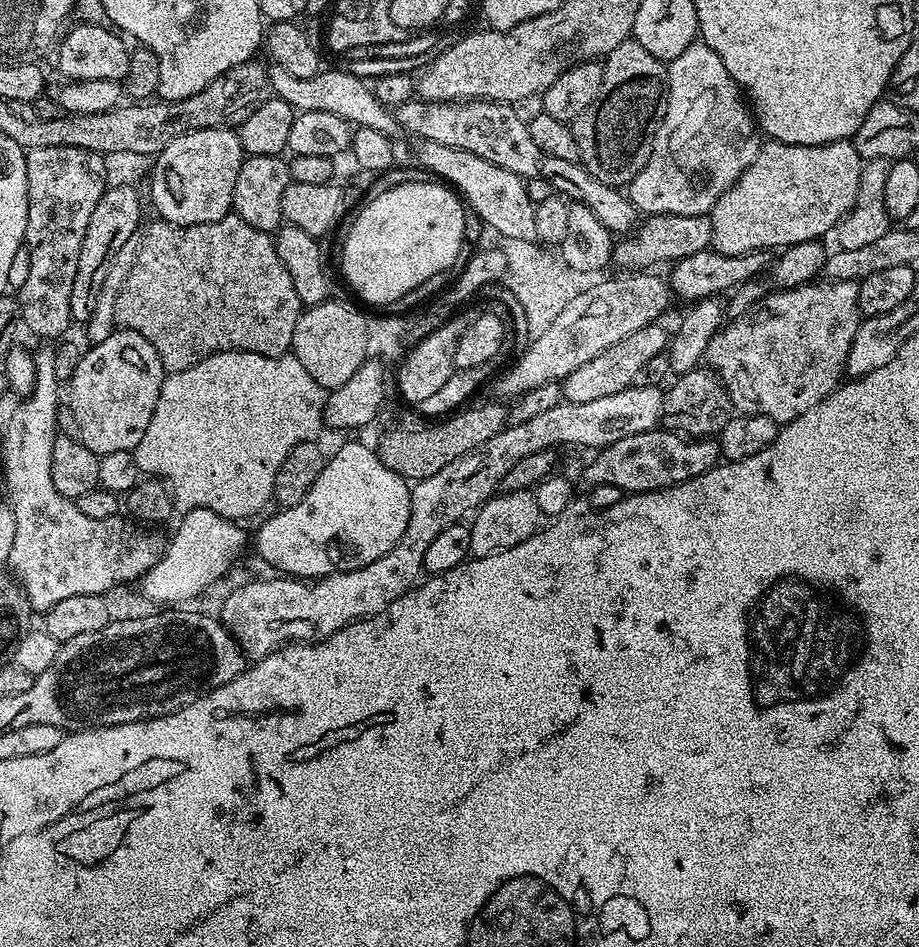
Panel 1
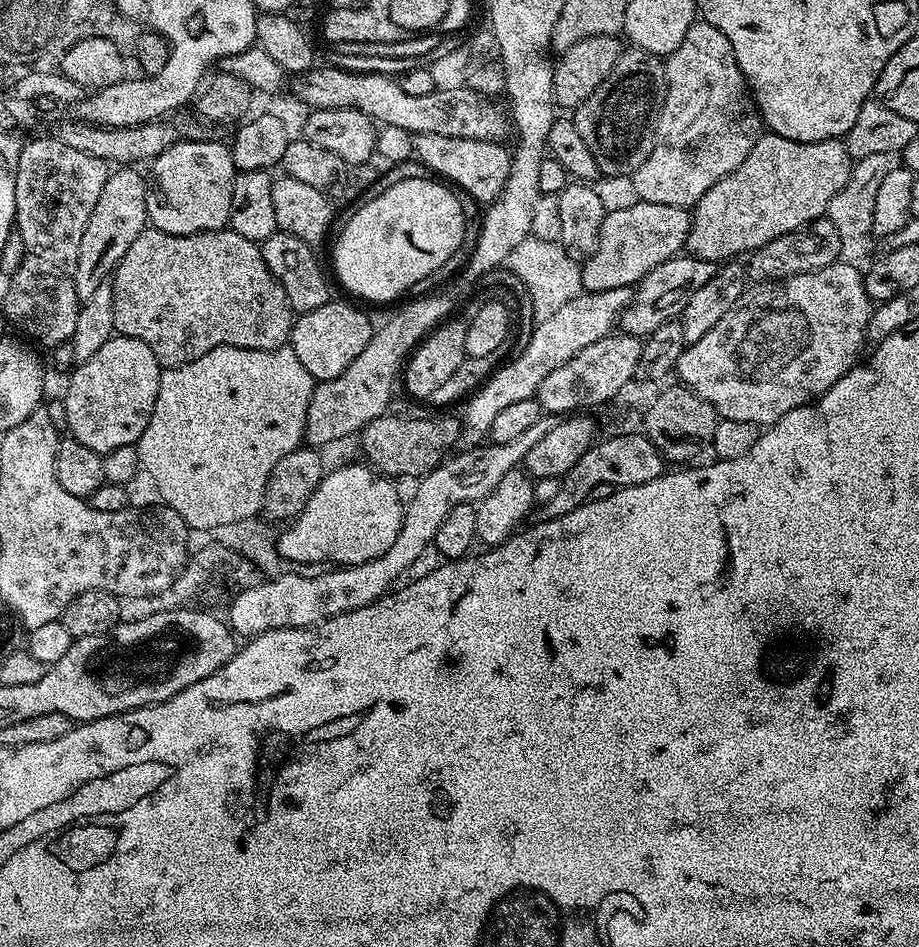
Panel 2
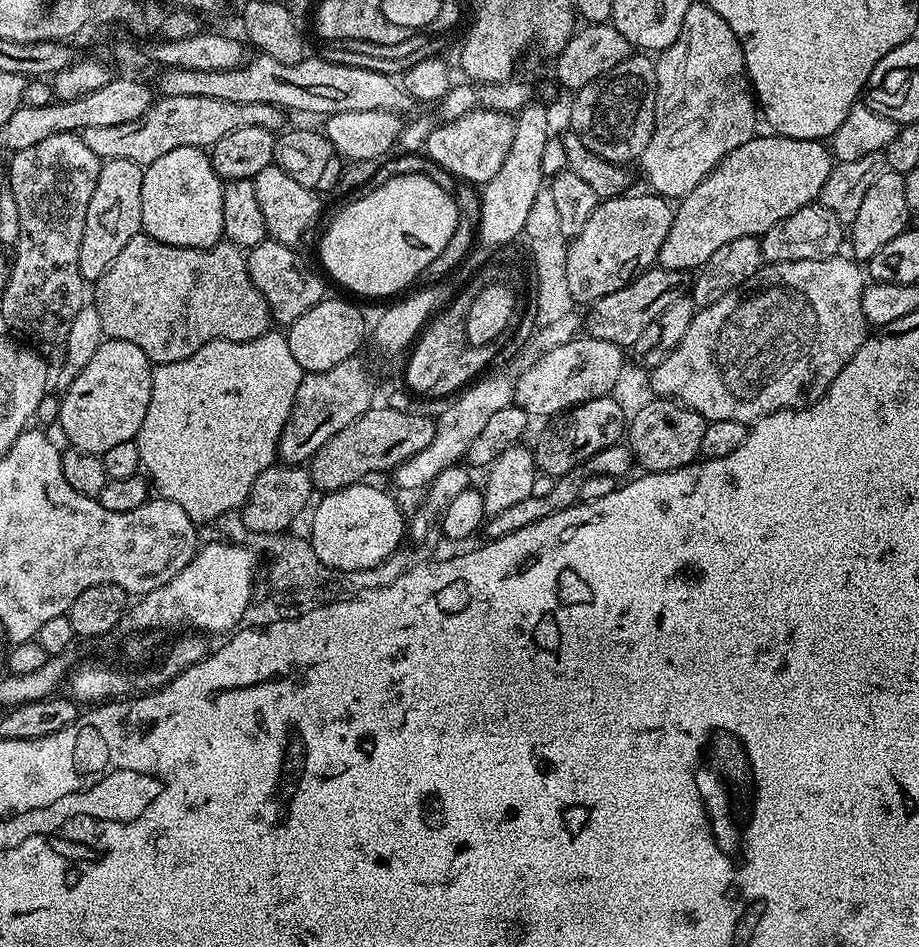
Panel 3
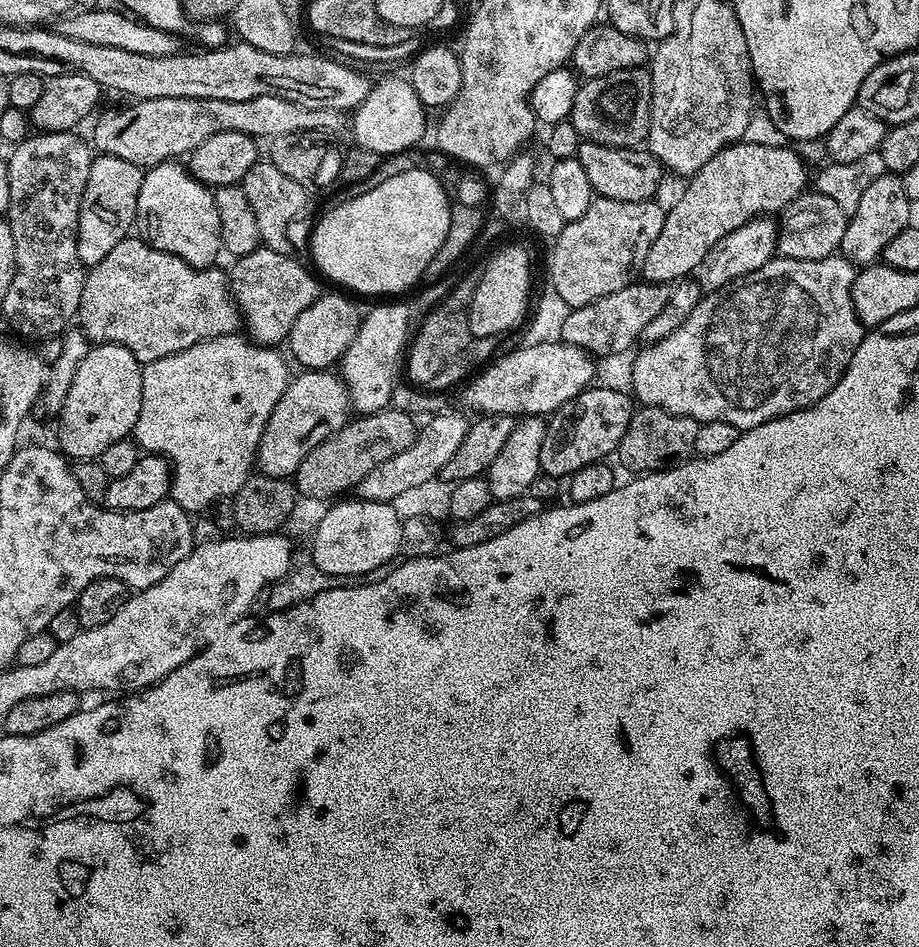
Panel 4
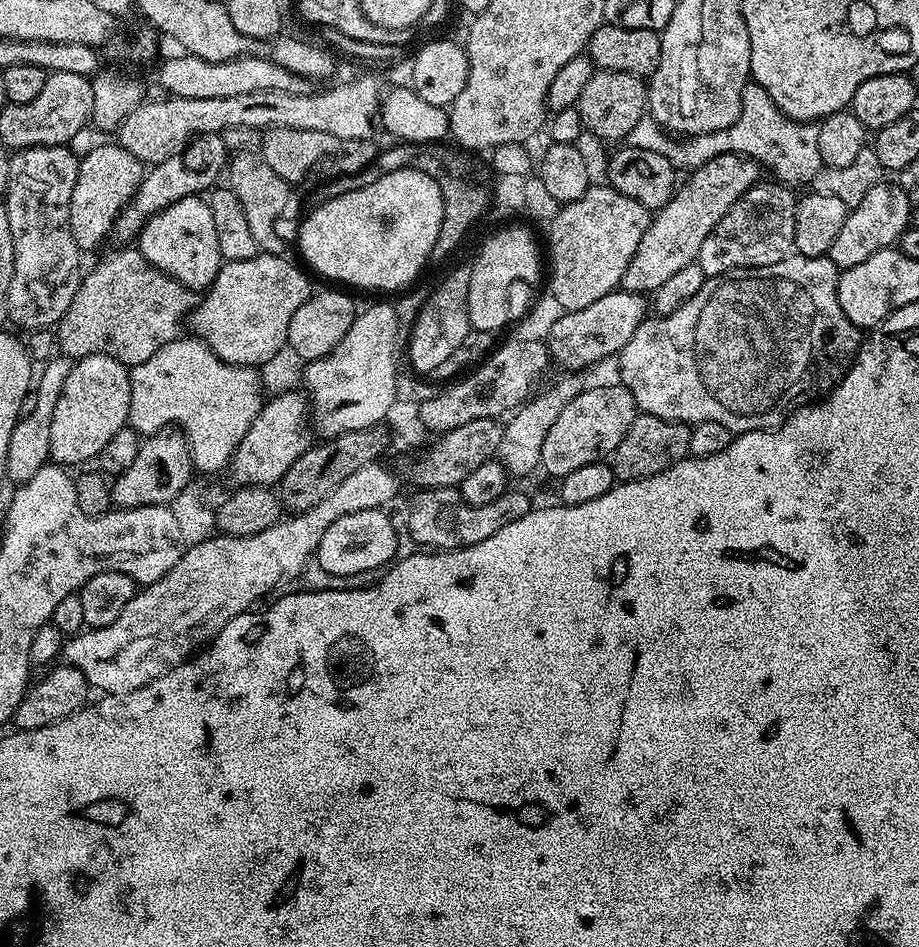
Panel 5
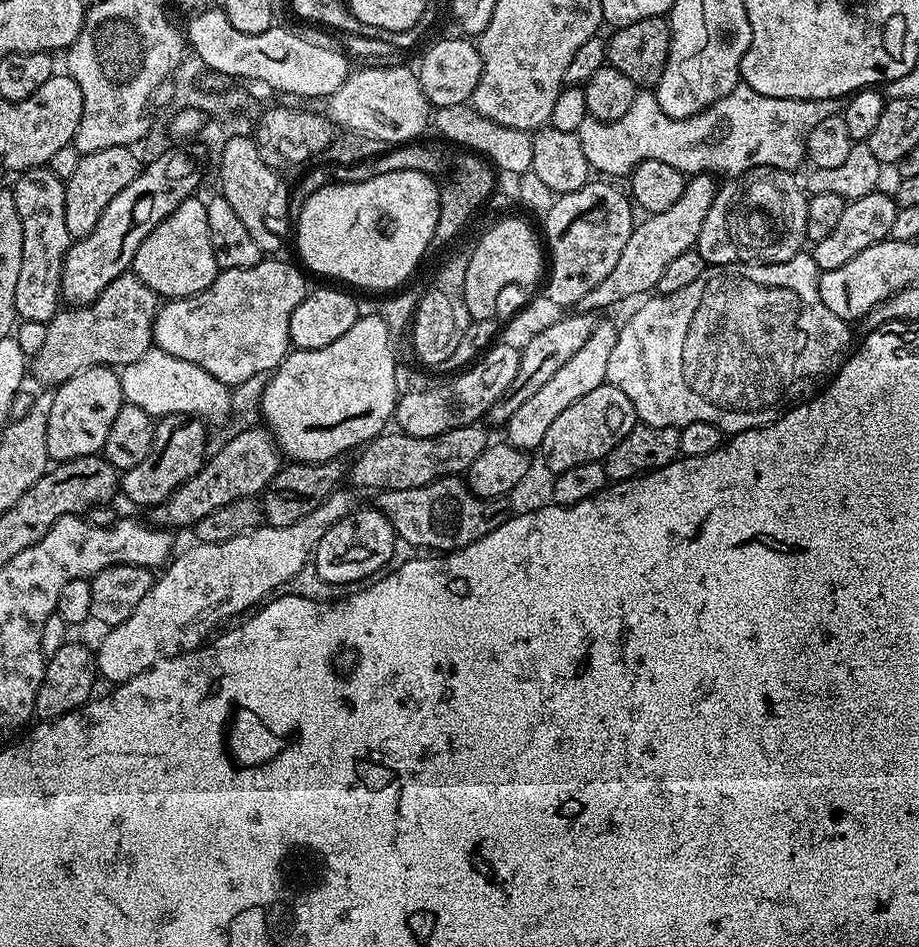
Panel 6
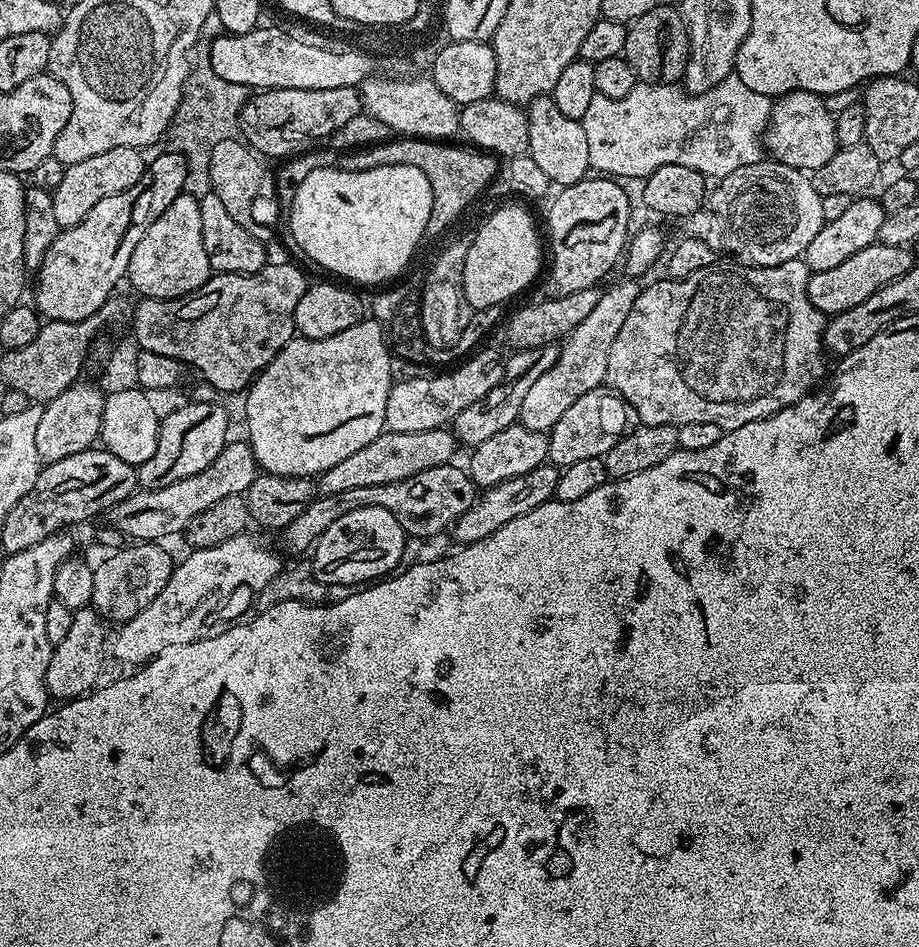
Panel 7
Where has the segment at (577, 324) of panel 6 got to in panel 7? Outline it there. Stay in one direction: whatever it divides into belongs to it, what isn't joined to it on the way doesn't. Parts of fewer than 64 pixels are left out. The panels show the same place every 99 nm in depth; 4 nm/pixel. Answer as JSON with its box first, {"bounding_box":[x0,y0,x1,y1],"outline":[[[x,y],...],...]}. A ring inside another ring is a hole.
{"bounding_box":[450,343,559,450],"outline":[[[559,343],[513,351],[511,353],[513,356],[507,357],[506,364],[509,369],[516,368],[516,372],[509,371],[506,378],[501,380],[498,386],[494,386],[490,394],[486,394],[486,398],[474,402],[474,406],[466,406],[466,410],[462,410],[462,414],[458,414],[452,420],[450,430],[455,434],[457,441],[463,447],[465,444],[465,449],[471,450],[488,441],[492,435],[498,434],[498,430],[506,430],[506,426],[517,423],[520,419],[522,402],[530,386],[534,386],[534,382],[538,382],[538,378],[542,378],[542,374],[546,374],[546,370],[550,370],[554,362],[558,362],[559,353]]]}

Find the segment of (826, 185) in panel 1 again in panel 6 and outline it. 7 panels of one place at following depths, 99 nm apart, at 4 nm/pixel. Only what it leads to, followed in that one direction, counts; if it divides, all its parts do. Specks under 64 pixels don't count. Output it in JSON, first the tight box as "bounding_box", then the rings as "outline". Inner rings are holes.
{"bounding_box":[579,175,717,314],"outline":[[[693,175],[684,185],[682,198],[678,198],[678,202],[670,206],[670,210],[645,215],[645,220],[633,227],[626,242],[626,250],[622,250],[622,258],[618,258],[618,266],[614,266],[614,270],[594,290],[590,290],[586,298],[580,300],[579,311],[592,314],[595,313],[595,308],[608,308],[611,304],[620,304],[623,300],[630,299],[631,296],[643,297],[651,293],[668,267],[695,249],[702,222],[706,222],[706,214],[710,214],[717,189],[717,181],[711,175]]]}

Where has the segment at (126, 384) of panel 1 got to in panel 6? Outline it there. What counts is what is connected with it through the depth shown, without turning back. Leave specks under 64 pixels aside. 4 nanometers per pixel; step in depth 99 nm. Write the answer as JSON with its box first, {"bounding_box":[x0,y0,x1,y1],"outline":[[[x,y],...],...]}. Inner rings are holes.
{"bounding_box":[46,366,125,461],"outline":[[[112,366],[82,370],[82,374],[74,374],[74,378],[59,385],[52,392],[50,418],[46,422],[49,461],[77,460],[103,453],[114,418],[118,418],[118,410],[125,402],[120,373]]]}

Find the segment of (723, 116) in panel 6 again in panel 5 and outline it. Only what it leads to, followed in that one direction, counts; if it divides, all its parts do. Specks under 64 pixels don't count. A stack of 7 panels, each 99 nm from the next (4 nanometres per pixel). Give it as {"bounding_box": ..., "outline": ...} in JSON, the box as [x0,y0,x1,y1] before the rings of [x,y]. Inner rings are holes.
{"bounding_box":[628,82,823,186],"outline":[[[749,82],[743,90],[740,117],[730,126],[704,135],[680,138],[677,144],[667,131],[651,116],[640,119],[631,131],[628,142],[631,147],[662,153],[677,170],[693,172],[711,158],[726,153],[745,156],[763,167],[772,168],[781,183],[788,186],[809,185],[823,167],[820,148],[820,125],[817,121],[791,120],[777,109],[776,103],[760,84]]]}

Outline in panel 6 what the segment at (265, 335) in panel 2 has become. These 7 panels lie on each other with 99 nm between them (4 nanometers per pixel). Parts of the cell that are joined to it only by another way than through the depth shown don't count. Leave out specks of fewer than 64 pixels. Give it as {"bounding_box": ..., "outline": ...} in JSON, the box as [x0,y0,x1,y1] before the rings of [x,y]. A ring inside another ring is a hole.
{"bounding_box":[30,274,158,386],"outline":[[[125,274],[114,278],[94,302],[69,307],[56,313],[56,317],[48,321],[46,330],[46,343],[38,354],[31,357],[30,372],[36,375],[40,386],[59,386],[65,384],[74,374],[82,374],[82,370],[102,368],[105,366],[123,366],[130,362],[138,362],[144,354],[154,347],[152,343],[152,327],[156,321],[158,311],[158,297],[150,286],[142,283],[134,274]]]}

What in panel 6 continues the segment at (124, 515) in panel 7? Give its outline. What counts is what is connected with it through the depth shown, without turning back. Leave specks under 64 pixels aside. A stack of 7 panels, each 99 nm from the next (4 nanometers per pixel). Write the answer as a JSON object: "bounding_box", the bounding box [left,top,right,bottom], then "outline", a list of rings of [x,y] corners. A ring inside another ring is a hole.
{"bounding_box":[151,427,282,530],"outline":[[[259,427],[248,428],[232,436],[217,452],[215,449],[205,459],[204,467],[198,470],[196,476],[175,488],[170,498],[151,509],[151,523],[165,530],[191,529],[202,518],[206,518],[206,514],[218,510],[218,506],[259,497],[282,467],[282,453],[276,446],[276,439],[267,427]]]}

